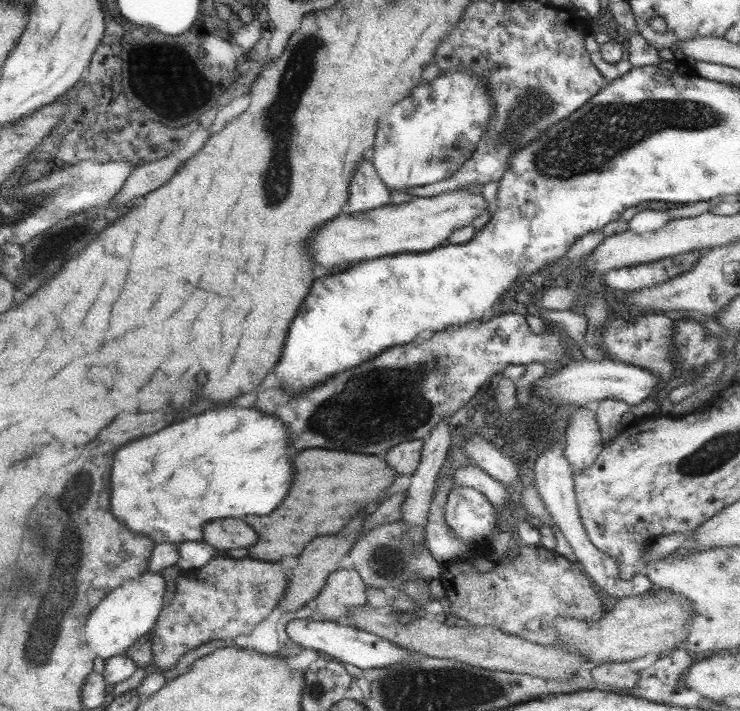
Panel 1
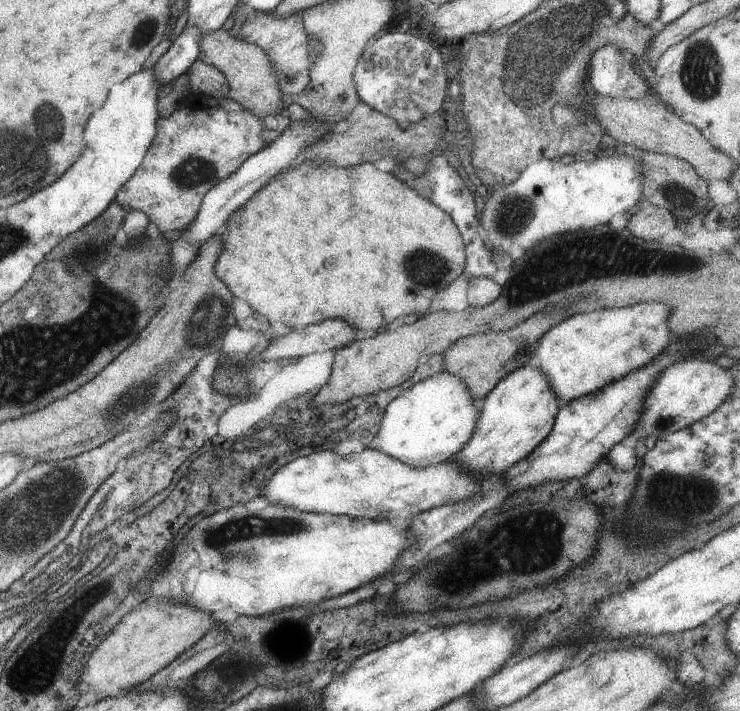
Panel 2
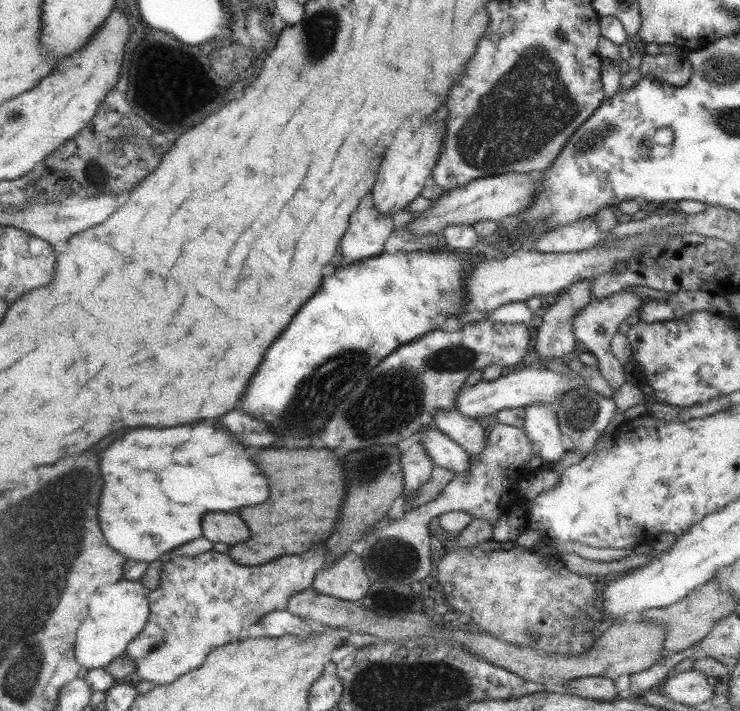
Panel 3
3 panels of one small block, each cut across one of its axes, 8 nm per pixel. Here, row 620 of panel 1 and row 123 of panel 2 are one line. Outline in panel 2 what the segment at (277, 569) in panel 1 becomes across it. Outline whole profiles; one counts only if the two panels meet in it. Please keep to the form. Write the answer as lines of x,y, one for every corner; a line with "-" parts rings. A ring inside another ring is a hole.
189,92
186,97
179,100
179,104
169,116
159,117
155,126
156,133
145,156
129,180
121,185
114,201
127,213
141,211
155,224
160,233
184,230
196,217
204,194
221,179
235,172
248,156
267,144
260,137
263,125
258,117
227,97
214,99

